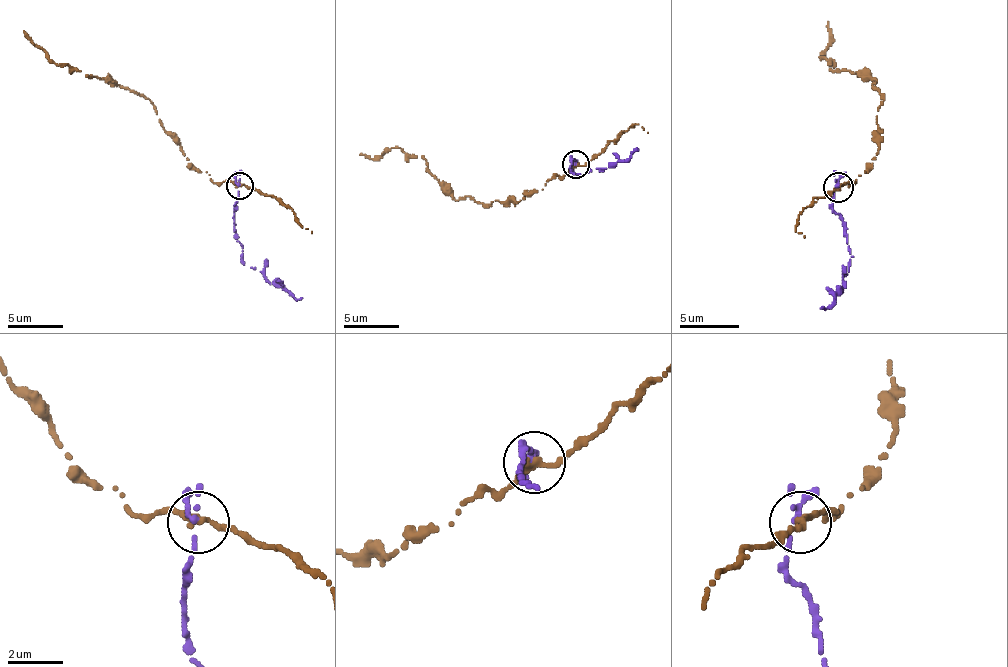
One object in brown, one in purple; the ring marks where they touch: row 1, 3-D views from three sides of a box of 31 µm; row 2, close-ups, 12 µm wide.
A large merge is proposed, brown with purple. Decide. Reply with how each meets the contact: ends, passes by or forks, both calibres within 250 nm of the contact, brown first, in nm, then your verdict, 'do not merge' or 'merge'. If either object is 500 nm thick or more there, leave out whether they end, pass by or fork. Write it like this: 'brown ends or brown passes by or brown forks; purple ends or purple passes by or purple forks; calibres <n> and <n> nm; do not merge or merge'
brown passes by; purple passes by; calibres 240 and 180 nm; do not merge

